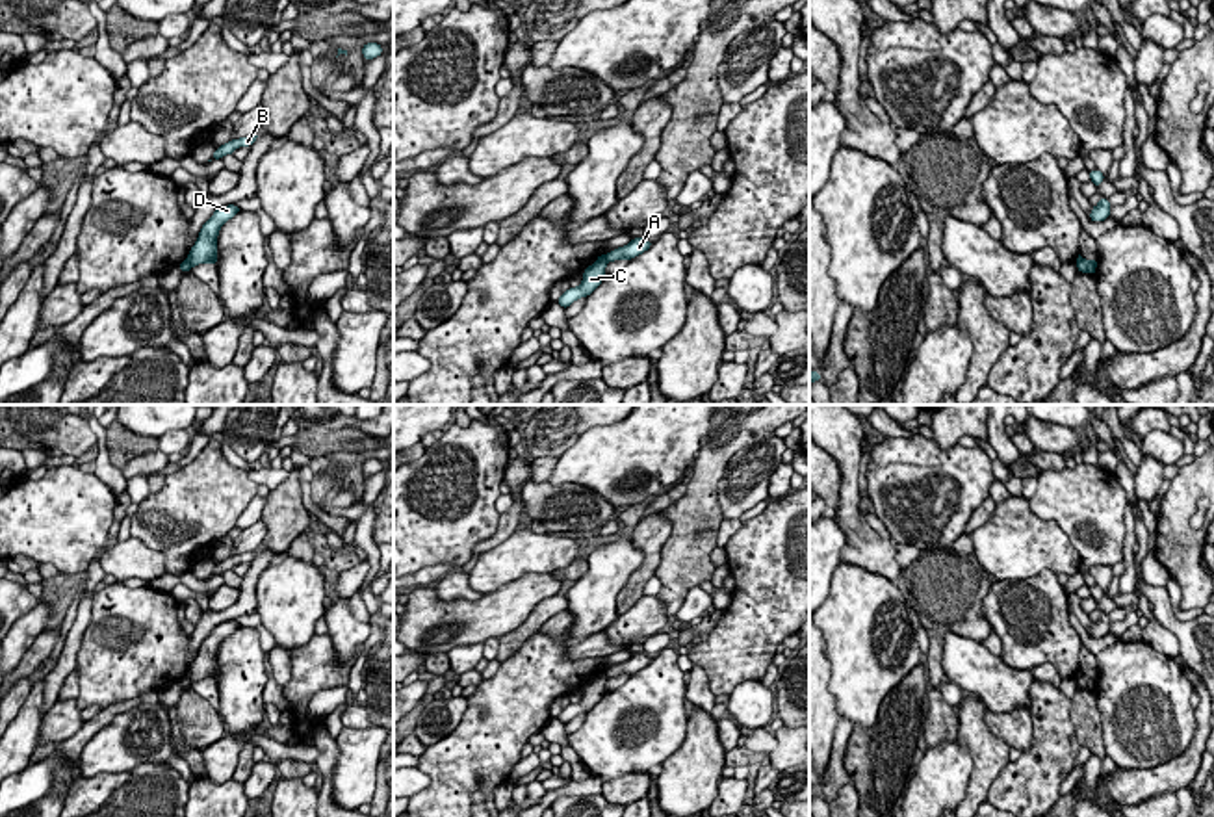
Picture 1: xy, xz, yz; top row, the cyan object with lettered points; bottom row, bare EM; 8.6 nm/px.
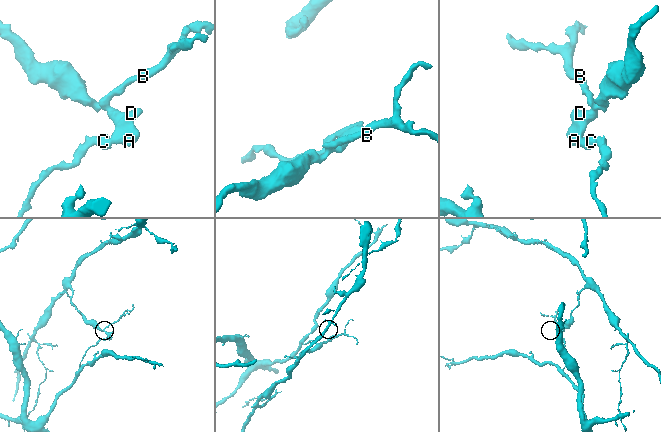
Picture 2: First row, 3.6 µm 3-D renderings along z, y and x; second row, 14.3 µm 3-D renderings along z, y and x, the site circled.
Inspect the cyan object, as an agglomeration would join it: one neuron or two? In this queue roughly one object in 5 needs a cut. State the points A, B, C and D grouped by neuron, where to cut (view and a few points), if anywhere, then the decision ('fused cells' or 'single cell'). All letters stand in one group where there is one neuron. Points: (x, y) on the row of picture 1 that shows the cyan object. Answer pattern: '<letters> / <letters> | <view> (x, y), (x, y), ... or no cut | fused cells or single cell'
A B D / C | xz (604, 257), (607, 260) | fused cells

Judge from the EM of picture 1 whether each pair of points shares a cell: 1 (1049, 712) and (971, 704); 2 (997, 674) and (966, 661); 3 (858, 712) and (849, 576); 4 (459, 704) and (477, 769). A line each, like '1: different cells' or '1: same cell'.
1: different cells
2: same cell
3: same cell
4: different cells

